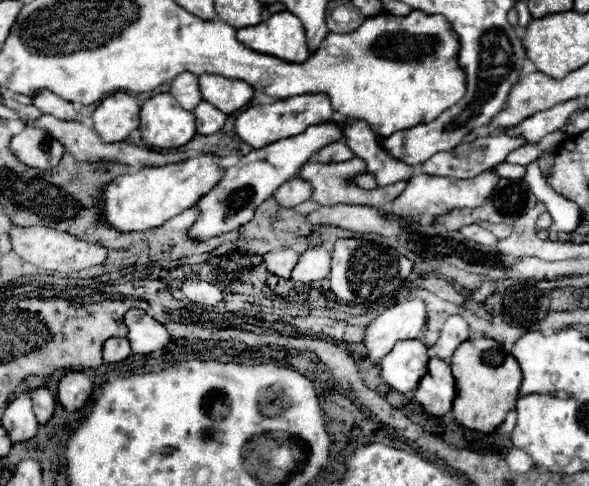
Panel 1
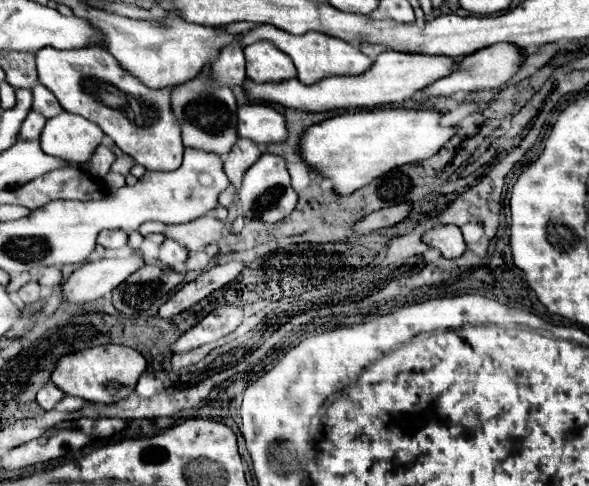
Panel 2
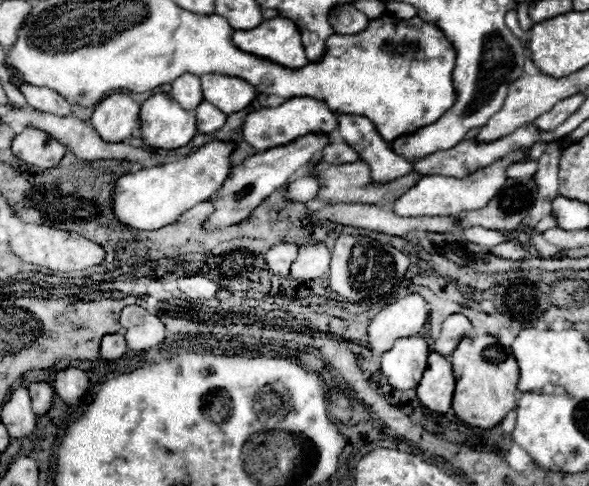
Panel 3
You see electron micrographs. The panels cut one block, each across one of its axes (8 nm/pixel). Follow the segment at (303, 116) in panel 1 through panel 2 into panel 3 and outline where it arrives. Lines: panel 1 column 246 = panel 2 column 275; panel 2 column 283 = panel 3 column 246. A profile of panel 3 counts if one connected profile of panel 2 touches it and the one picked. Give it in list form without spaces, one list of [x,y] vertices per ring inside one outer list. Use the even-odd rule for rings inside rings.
[[[290,98],[280,106],[274,108],[262,108],[262,110],[254,110],[244,118],[242,124],[242,136],[244,140],[256,148],[256,150],[268,150],[272,146],[278,144],[286,144],[292,138],[304,136],[308,132],[324,132],[324,134],[332,134],[338,128],[336,116],[334,112],[328,108],[326,102],[316,100],[316,98]]]

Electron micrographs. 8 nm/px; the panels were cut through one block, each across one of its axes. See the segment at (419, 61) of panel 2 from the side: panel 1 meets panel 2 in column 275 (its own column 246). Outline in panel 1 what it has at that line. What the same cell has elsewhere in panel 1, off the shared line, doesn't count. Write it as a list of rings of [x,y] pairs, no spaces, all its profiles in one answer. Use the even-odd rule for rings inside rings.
[[[218,74],[198,76],[198,86],[202,98],[226,114],[232,114],[234,110],[242,108],[254,94],[250,84],[242,80],[230,80]]]

